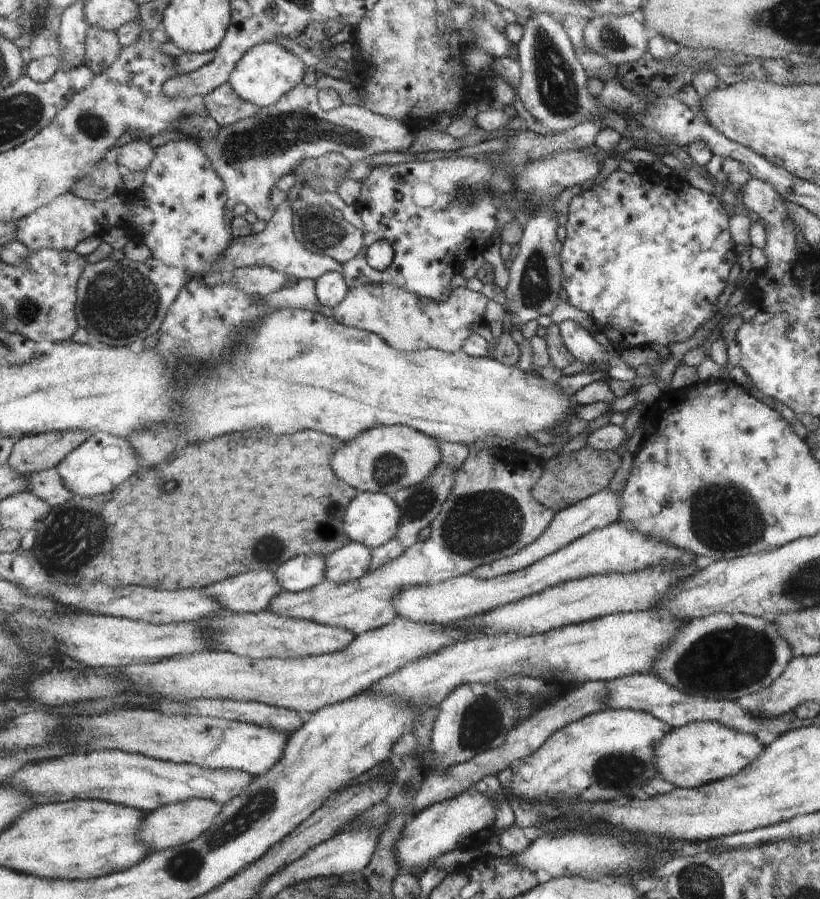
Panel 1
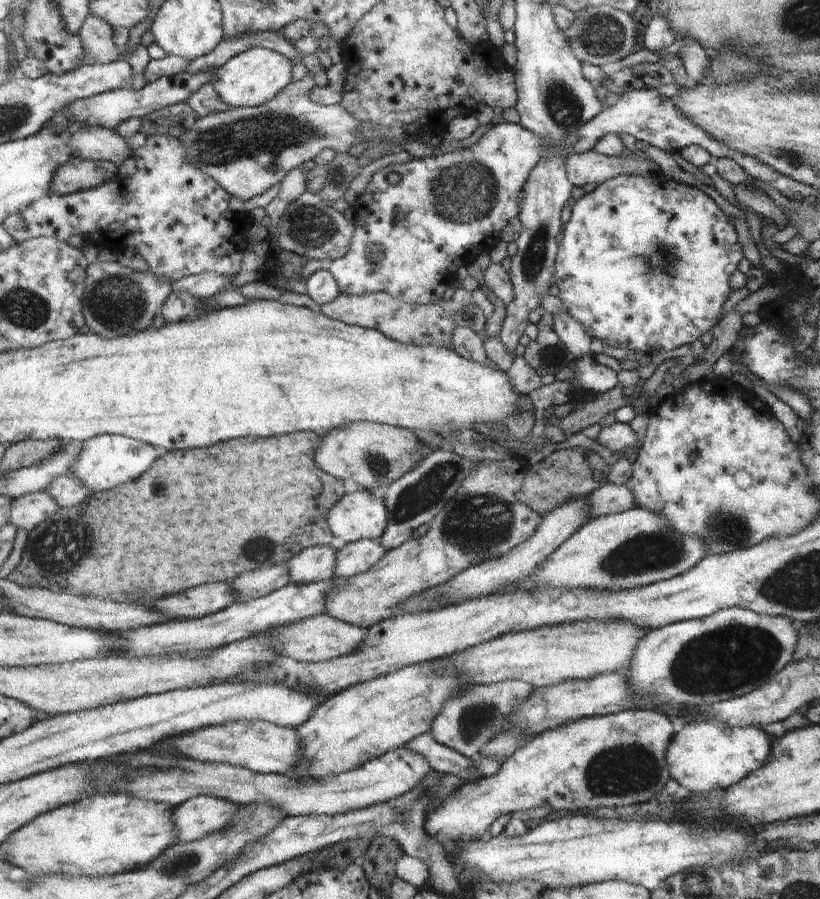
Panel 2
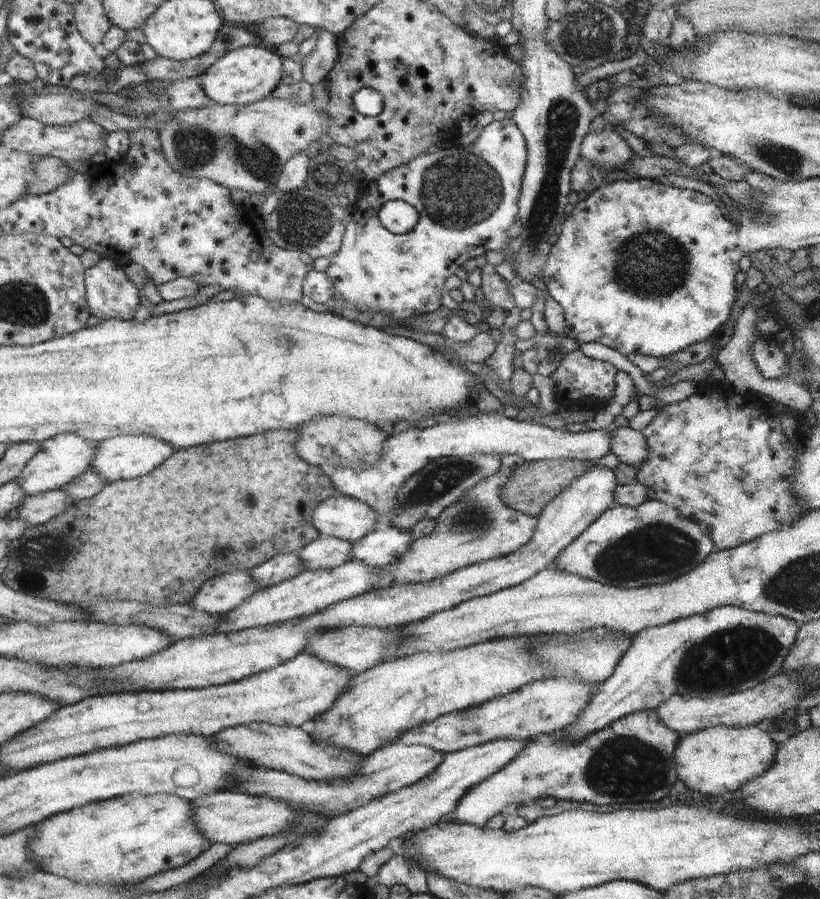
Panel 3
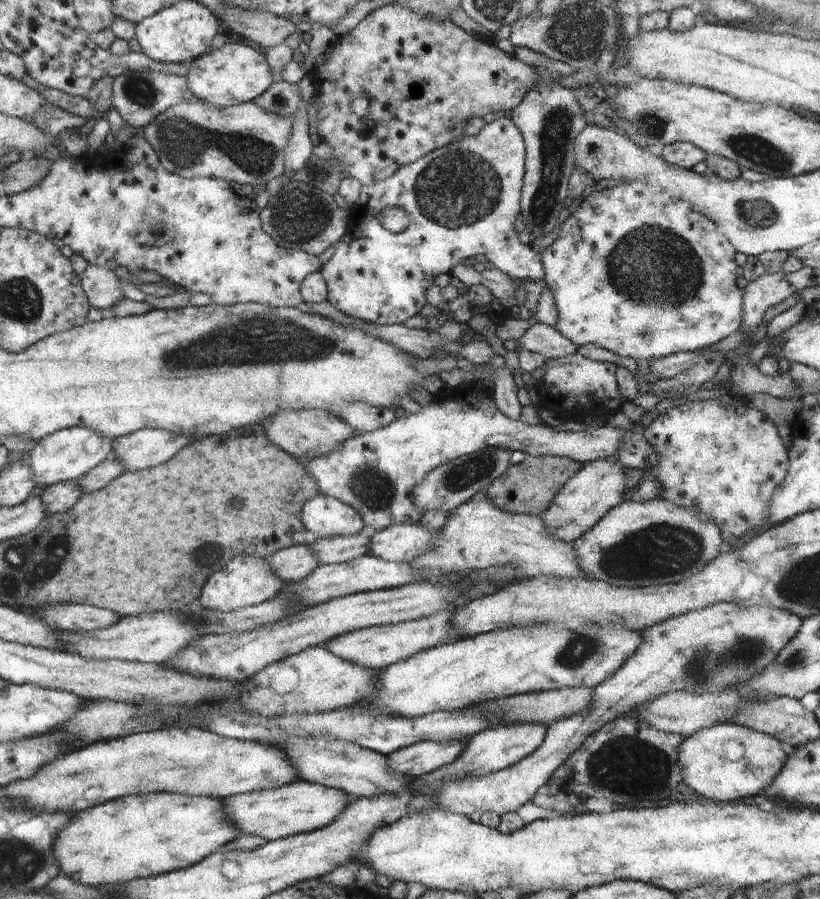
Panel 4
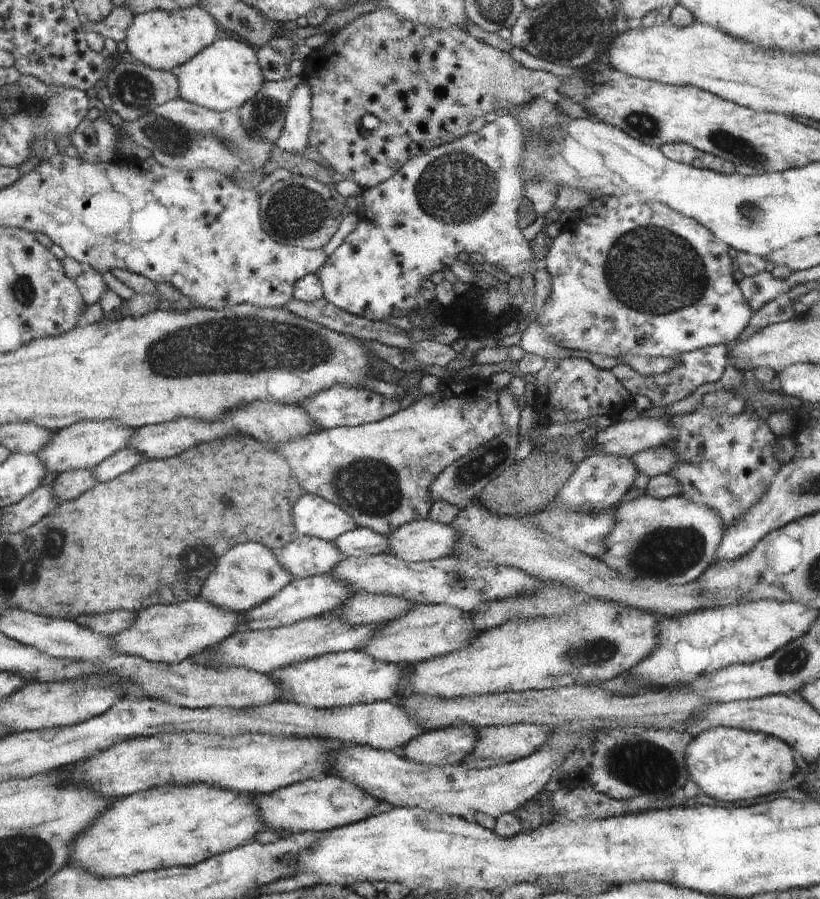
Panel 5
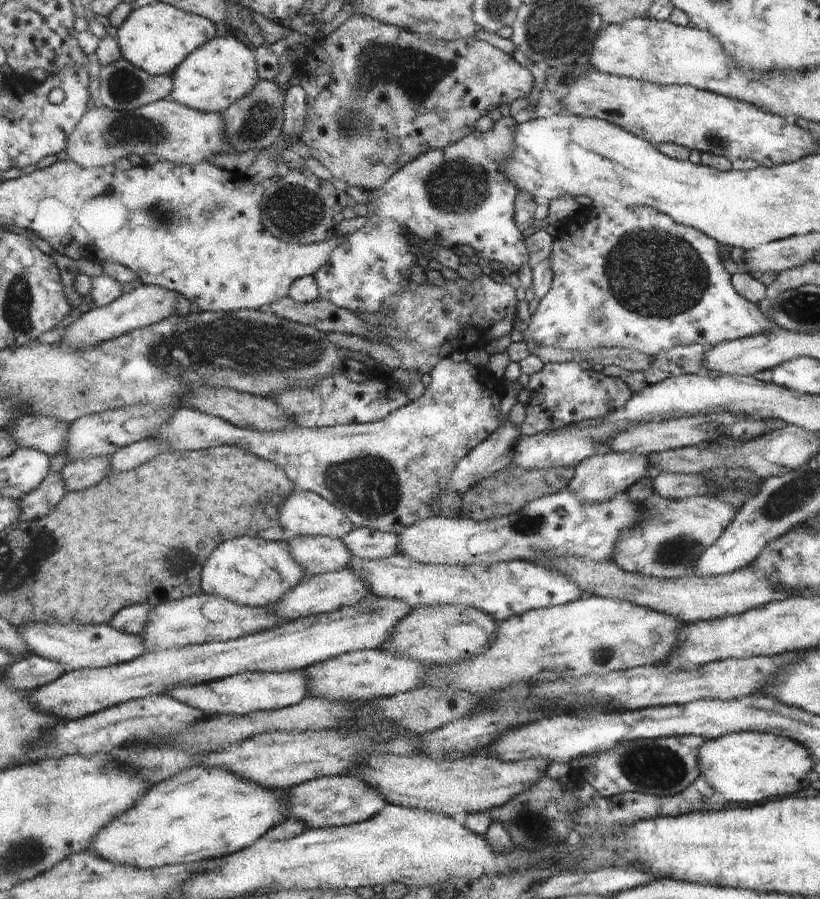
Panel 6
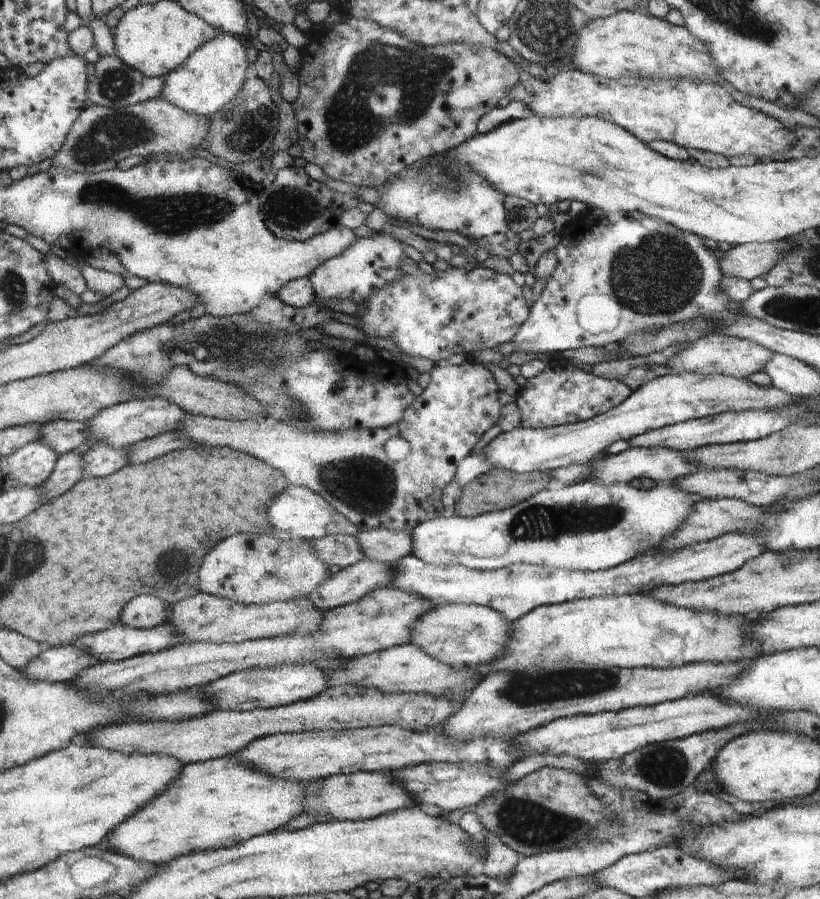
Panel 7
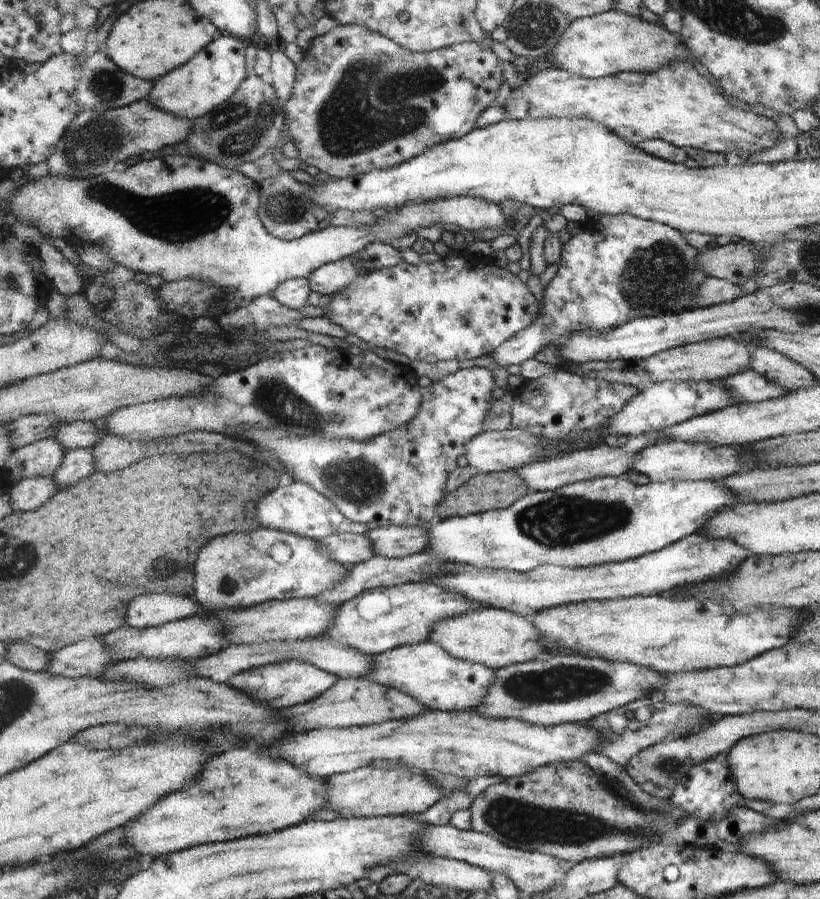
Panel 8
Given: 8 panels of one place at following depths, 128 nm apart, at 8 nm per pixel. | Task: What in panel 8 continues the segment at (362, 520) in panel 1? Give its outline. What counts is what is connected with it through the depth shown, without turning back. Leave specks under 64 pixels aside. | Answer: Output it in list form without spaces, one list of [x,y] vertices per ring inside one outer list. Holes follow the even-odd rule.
[[[294,480],[288,486],[278,486],[274,492],[264,496],[264,500],[260,500],[259,519],[262,527],[296,533],[298,536],[312,537],[319,541],[338,533],[364,535],[370,530],[367,524],[348,520],[348,517],[345,517],[319,489],[299,480]]]

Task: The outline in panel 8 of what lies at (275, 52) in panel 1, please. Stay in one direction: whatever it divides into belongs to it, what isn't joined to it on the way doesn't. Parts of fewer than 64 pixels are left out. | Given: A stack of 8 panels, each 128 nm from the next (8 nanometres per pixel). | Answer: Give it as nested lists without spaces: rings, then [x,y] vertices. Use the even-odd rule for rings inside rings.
[[[221,34],[210,47],[204,48],[188,64],[155,81],[155,90],[152,91],[150,100],[172,114],[186,119],[199,119],[230,100],[236,94],[242,80],[244,80],[244,44],[234,35]]]

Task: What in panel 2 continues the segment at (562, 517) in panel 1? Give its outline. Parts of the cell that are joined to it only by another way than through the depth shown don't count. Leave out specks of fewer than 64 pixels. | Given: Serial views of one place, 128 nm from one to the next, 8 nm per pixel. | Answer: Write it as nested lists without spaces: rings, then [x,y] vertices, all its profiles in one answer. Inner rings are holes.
[[[606,482],[587,496],[586,504],[590,506],[588,517],[591,519],[630,510],[634,507],[634,498],[626,485]]]

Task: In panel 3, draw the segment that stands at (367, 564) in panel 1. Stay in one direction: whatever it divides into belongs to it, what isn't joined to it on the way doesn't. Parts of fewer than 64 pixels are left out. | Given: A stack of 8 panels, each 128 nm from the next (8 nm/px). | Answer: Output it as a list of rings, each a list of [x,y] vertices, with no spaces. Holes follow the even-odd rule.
[[[387,525],[356,542],[351,559],[372,565],[372,568],[386,567],[404,556],[413,542],[411,532],[402,532],[399,528]]]

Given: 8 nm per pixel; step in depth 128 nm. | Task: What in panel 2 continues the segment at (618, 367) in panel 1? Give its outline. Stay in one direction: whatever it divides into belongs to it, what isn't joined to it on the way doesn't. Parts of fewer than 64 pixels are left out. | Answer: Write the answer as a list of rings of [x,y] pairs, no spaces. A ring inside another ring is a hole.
[[[567,311],[554,316],[553,329],[575,358],[592,354],[591,336],[584,326]]]

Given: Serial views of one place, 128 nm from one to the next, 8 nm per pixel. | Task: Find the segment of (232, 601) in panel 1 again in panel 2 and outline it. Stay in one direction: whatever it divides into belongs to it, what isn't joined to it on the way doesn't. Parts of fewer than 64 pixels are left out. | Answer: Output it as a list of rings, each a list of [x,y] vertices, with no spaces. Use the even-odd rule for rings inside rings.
[[[286,564],[272,565],[270,568],[254,569],[242,574],[232,581],[236,589],[236,603],[256,600],[262,596],[270,596],[290,582],[290,573]]]

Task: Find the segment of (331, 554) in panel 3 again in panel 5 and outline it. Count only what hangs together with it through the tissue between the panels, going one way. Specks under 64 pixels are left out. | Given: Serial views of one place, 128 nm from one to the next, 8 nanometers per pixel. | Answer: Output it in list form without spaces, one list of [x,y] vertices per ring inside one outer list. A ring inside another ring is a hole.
[[[357,526],[333,541],[343,558],[360,558],[390,551],[388,537],[366,527]]]

